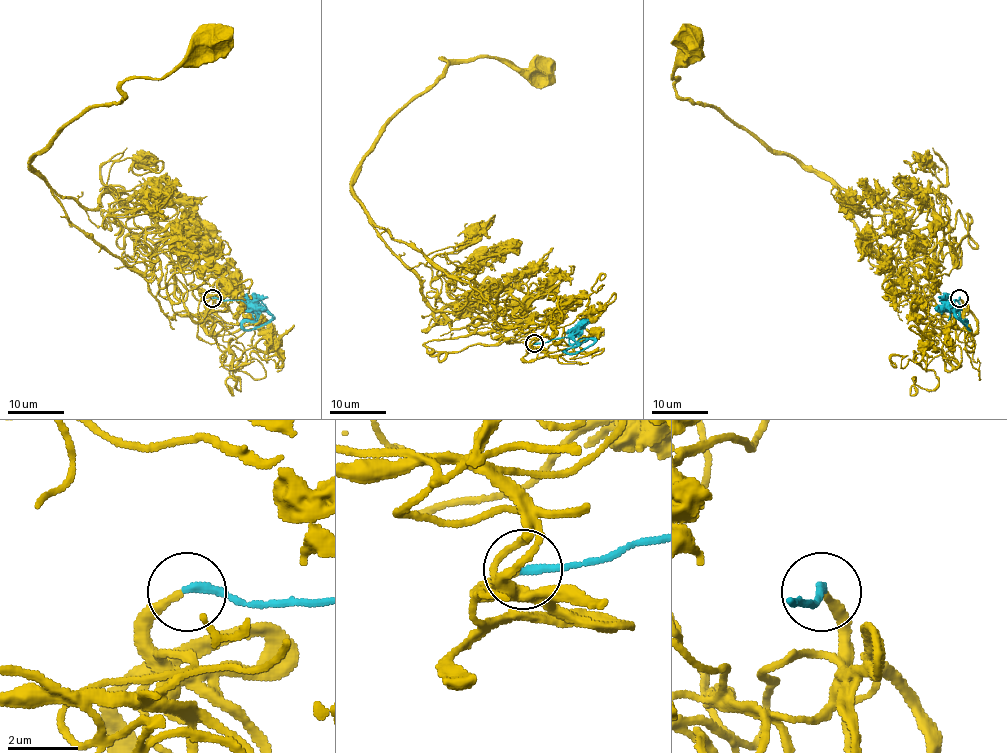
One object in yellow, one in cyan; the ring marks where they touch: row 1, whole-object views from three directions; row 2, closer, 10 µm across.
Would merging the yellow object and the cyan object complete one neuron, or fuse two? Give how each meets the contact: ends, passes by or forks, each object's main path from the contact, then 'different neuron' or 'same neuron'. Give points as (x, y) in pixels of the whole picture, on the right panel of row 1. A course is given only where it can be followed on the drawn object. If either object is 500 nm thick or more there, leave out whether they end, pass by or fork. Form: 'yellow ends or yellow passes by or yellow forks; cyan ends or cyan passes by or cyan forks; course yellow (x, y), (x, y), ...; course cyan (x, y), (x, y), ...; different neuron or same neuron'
yellow ends; cyan ends; course yellow (960, 298), (957, 319), (920, 317), (829, 181), (775, 153), (717, 109), (679, 97), (672, 75), (689, 39); course cyan (960, 298), (954, 299), (954, 309), (968, 327); same neuron

